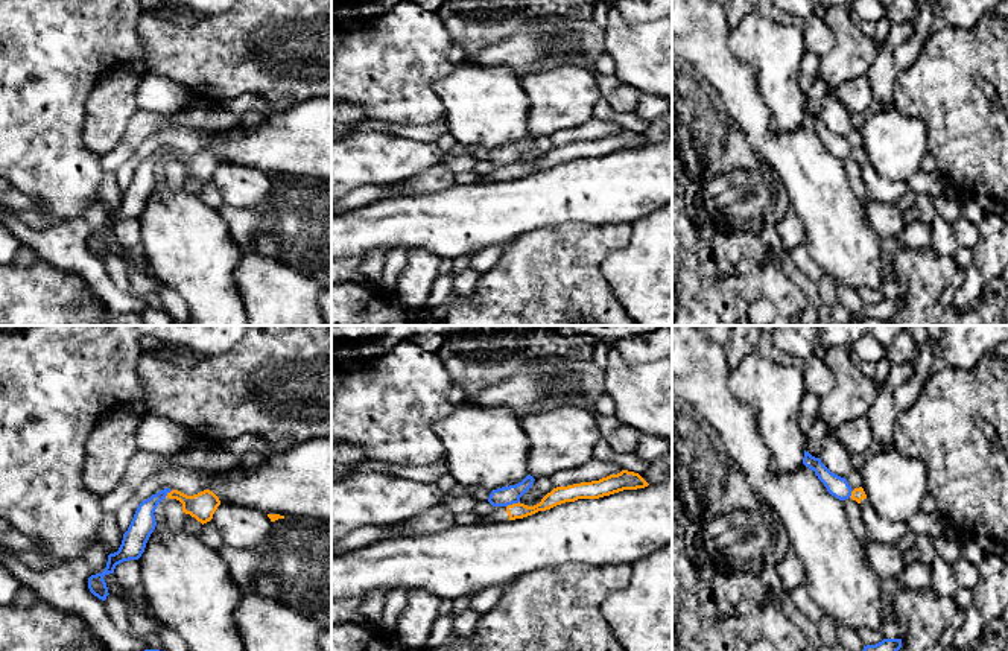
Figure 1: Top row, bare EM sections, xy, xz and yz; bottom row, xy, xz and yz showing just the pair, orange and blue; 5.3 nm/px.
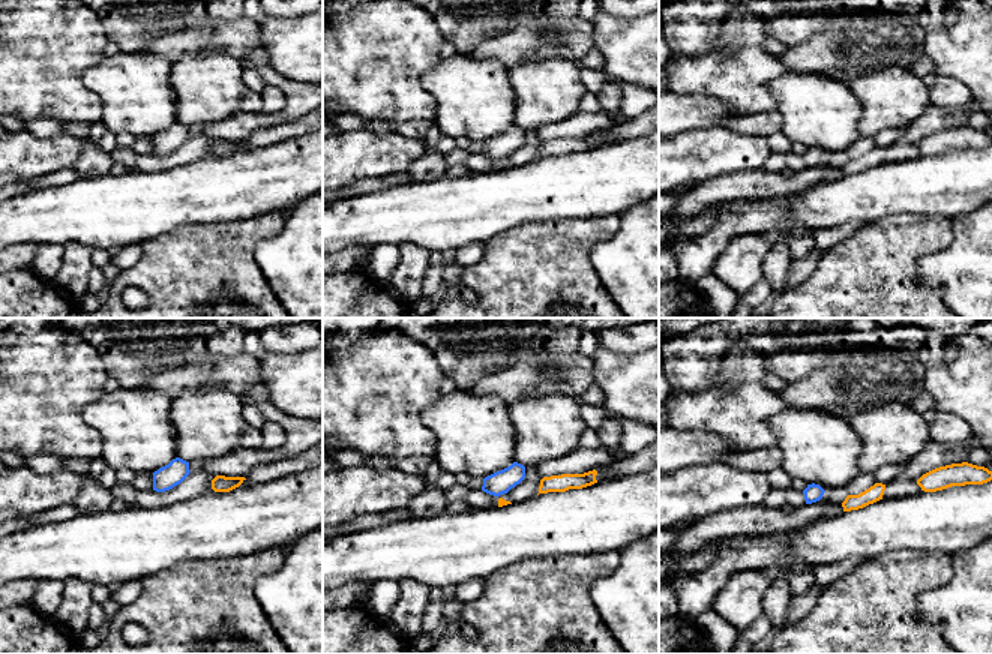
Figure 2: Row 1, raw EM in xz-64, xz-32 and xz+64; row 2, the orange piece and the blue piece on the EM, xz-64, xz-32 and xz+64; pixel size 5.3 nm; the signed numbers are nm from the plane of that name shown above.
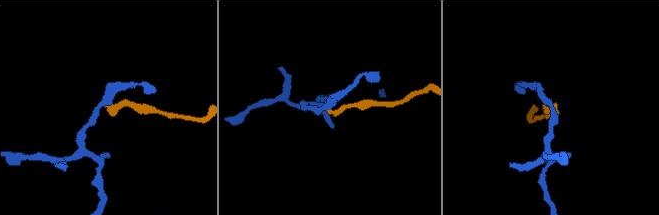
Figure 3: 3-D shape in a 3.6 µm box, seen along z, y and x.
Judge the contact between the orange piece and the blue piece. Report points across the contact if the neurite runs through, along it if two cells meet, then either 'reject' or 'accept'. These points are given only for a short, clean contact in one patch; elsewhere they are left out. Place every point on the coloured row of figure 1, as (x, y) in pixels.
border along xz (519, 501), (507, 507); reject

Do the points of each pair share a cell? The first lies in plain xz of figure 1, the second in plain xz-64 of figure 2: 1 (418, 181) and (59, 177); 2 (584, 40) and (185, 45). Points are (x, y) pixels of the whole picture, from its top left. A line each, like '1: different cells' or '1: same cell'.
1: different cells
2: same cell

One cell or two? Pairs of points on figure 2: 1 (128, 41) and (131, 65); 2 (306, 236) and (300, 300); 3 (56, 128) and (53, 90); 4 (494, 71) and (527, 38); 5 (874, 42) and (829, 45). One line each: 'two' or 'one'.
1: two
2: one
3: two
4: two
5: one

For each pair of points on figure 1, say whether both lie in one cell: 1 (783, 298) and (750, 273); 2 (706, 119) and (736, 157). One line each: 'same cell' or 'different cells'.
1: same cell
2: different cells

